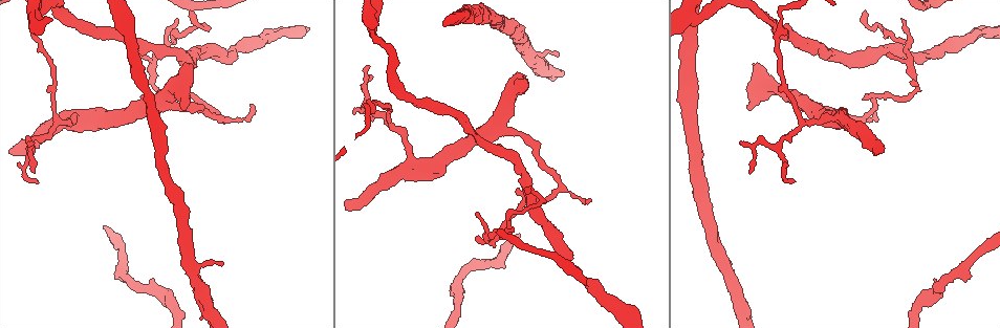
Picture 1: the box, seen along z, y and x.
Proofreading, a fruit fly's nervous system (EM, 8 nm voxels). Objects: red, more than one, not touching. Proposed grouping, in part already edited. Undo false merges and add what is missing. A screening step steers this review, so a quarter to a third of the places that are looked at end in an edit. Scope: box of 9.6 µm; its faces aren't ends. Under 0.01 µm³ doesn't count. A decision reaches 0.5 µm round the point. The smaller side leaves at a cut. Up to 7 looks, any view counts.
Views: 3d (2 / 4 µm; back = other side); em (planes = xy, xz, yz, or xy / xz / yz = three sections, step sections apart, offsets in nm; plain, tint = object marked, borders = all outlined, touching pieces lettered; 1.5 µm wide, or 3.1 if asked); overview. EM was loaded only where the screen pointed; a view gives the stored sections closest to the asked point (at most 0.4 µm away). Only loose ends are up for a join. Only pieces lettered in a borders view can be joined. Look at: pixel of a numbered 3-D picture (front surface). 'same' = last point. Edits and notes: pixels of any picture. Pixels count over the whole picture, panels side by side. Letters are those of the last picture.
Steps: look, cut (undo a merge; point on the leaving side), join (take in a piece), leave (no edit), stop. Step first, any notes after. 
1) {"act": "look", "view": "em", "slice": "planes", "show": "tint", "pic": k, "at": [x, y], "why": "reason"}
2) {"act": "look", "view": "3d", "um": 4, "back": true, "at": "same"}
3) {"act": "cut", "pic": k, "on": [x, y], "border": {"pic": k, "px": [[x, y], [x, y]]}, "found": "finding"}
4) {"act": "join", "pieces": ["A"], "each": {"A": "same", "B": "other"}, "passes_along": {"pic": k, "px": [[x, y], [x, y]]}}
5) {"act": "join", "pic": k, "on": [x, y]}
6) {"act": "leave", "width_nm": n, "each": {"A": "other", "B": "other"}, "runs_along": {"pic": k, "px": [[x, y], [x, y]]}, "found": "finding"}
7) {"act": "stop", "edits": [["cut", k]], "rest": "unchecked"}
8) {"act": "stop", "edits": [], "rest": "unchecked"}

{"act": "look", "view": "em", "slice": "planes", "show": "borders", "pic": 1, "at": [38, 18], "why": "a fork"}

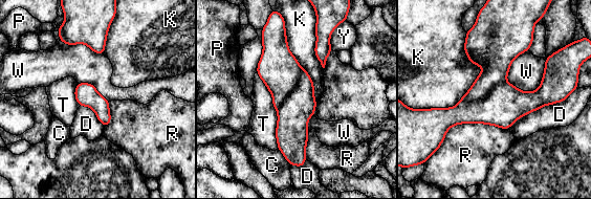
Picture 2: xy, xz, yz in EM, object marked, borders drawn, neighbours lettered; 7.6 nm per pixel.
{"act": "leave", "each": {"C": "other", "D": "other", "K": "other", "P": "other", "R": "other", "T": "other", "W": "other", "Y": "other"}, "runs_along": {"pic": 2, "px": [[281, 38], [291, 161]]}, "found": "continuous, no second neuron"}

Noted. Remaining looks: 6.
{"act": "look", "view": "3d", "um": 2, "pic": 1, "at": [369, 74], "why": "tapers out"}

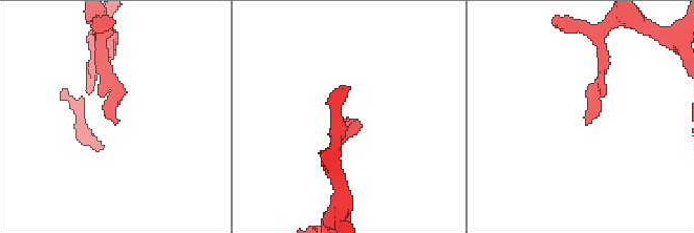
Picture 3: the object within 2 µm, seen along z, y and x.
{"act": "look", "view": "em", "slice": "xy", "step": 4, "show": "tint", "pic": 3, "at": [118, 121]}

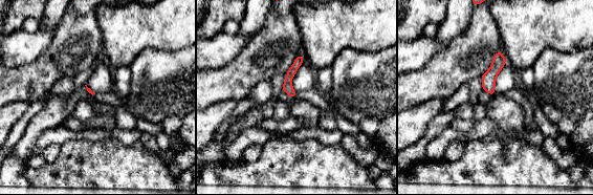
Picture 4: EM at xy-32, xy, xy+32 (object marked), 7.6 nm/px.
{"act": "look", "view": "em", "slice": "planes", "show": "borders", "at": "same"}

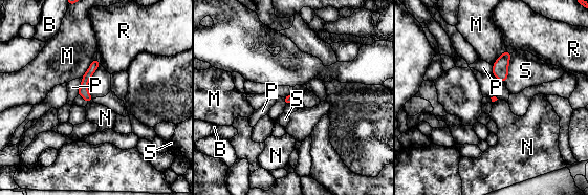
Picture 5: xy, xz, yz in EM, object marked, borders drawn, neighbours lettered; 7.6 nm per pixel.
{"act": "leave", "longest_contact_nm": ["S", 240], "each": {"B": "other", "M": "other", "N": "other", "P": "other", "R": "other", "S": "other"}, "border": {"pic": 5, "px": [[92, 100], [88, 103]]}, "found": "none of them fits"}

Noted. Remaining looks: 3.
{"act": "look", "view": "3d", "um": 4, "pic": 1, "at": [878, 105], "why": "an open end"}

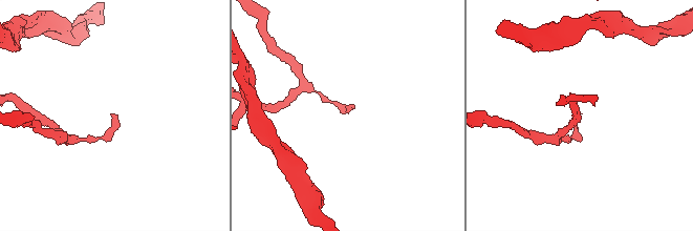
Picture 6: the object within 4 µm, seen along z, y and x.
{"act": "look", "view": "em", "slice": "planes", "show": "borders", "pic": 6, "at": [346, 110]}

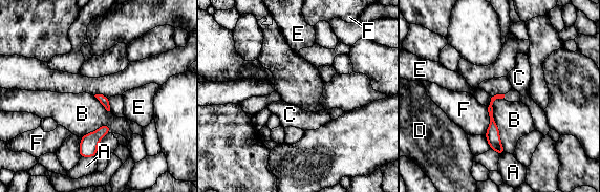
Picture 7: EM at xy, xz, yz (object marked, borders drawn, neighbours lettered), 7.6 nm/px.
{"act": "leave", "each": {"A": "other", "B": "other", "C": "other", "D": "other", "E": "other", "F": "other"}, "runs_along": {"pic": 7, "px": [[492, 98], [492, 137], [500, 150]]}, "found": "no lettered piece goes on from it"}

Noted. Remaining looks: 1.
{"act": "stop", "edits": [], "rest": "unchecked"}

